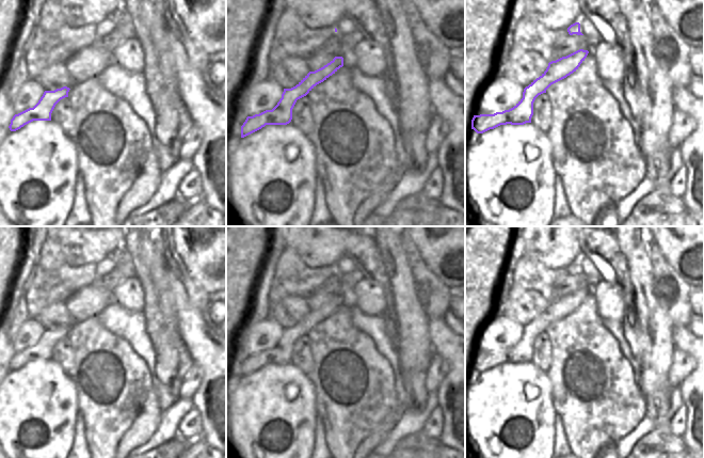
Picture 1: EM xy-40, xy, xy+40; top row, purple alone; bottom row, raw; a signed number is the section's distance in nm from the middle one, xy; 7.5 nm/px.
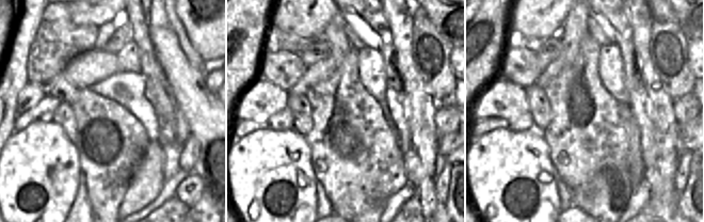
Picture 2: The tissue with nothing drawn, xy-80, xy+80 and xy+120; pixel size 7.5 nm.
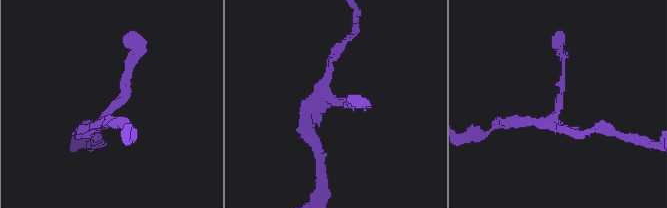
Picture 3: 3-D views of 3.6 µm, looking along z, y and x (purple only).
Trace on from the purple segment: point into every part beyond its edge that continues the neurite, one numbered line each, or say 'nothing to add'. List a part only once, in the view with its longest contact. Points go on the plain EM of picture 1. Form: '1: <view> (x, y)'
nothing to add

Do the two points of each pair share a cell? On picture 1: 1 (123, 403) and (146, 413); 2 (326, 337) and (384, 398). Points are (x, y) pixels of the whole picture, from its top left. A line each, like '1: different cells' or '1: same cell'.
1: different cells
2: same cell

